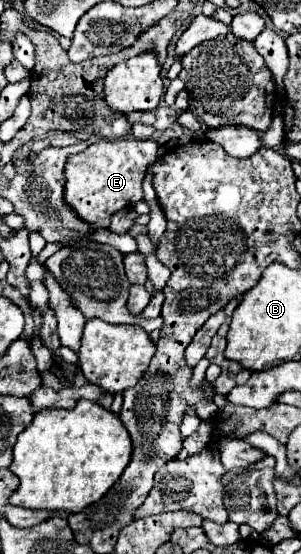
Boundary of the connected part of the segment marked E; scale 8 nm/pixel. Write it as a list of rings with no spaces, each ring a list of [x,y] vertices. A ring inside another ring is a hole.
[[[100,140],[80,154],[72,154],[64,166],[64,200],[88,224],[108,228],[116,212],[134,206],[142,198],[142,180],[150,164],[156,162],[158,144],[154,140]]]

